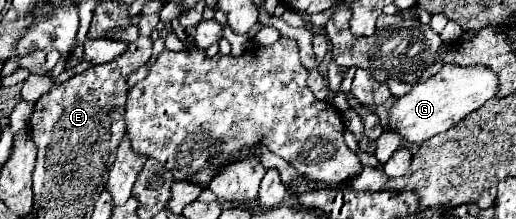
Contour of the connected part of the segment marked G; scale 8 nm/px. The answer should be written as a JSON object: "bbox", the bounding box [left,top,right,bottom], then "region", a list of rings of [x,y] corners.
{"bbox":[390,63,498,145],"region":[[[446,63],[434,77],[426,83],[416,85],[410,93],[400,97],[390,109],[390,127],[402,135],[408,143],[420,145],[430,137],[448,131],[468,113],[478,109],[484,101],[498,93],[498,75],[486,65],[450,65]]]}

